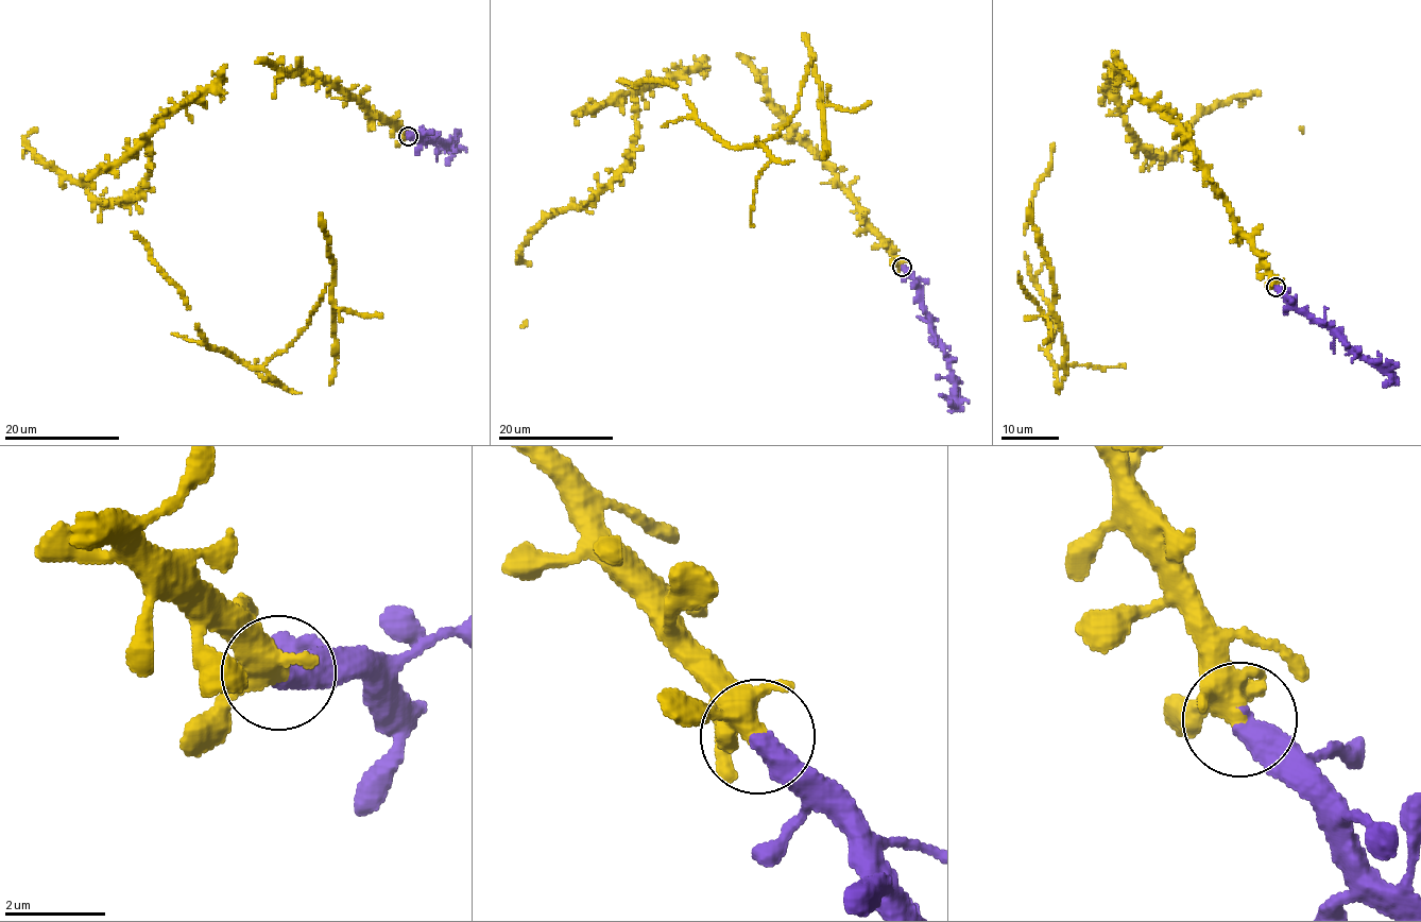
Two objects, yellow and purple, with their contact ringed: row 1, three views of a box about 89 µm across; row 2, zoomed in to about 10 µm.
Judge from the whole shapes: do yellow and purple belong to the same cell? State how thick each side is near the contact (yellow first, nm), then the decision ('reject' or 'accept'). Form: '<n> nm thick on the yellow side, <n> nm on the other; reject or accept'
360 nm thick on the yellow side, 480 nm on the other; accept

